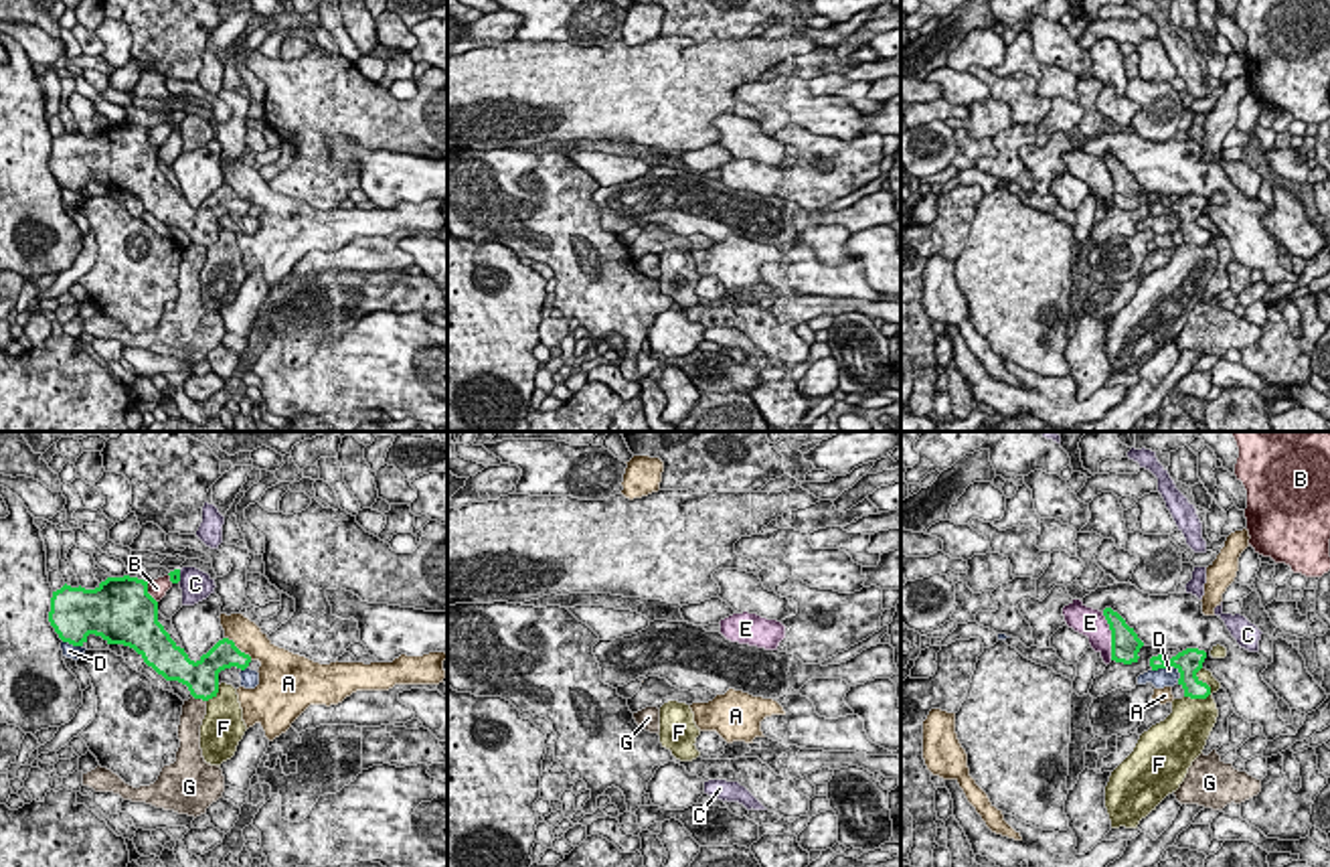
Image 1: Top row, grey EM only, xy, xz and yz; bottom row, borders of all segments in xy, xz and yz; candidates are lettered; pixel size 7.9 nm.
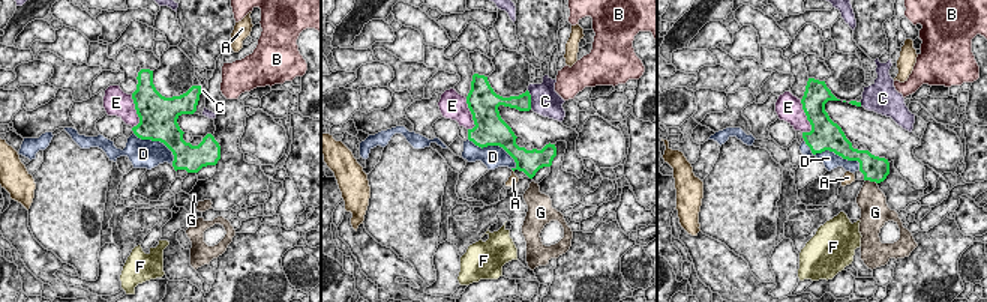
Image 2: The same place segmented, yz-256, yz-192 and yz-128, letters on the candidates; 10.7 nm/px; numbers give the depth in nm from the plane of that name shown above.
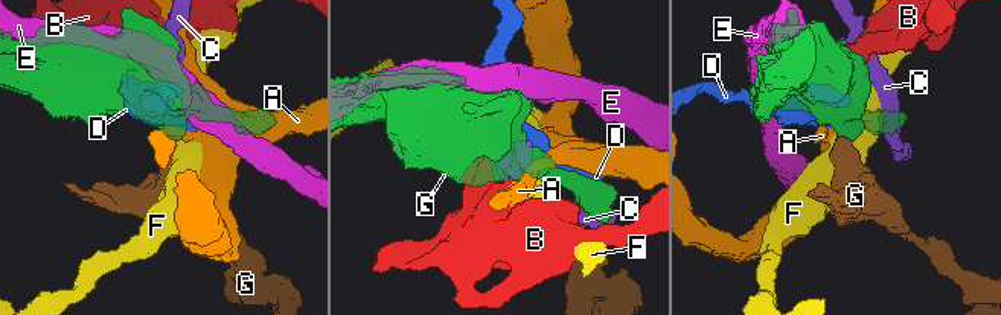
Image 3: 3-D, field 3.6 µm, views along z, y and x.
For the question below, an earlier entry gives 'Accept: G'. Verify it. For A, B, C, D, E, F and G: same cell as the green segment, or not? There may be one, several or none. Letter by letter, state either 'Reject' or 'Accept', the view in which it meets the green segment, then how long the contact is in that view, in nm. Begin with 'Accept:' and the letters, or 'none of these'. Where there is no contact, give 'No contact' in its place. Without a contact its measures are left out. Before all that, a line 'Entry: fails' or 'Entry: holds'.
Entry: fails
Accept: none of these
A: Reject. Touches green in xy. Shared border 280 nm
B: Reject. Touches green in xy. Shared border 190 nm
C: Reject. Touches green in xy. Shared border 100 nm
D: Reject. Touches green in yz. Shared border 260 nm
E: Reject. Touches green in yz. Shared border 400 nm
F: Reject. Touches green in yz. Shared border 280 nm
G: Reject. Touches green in xy. Shared border 120 nm

